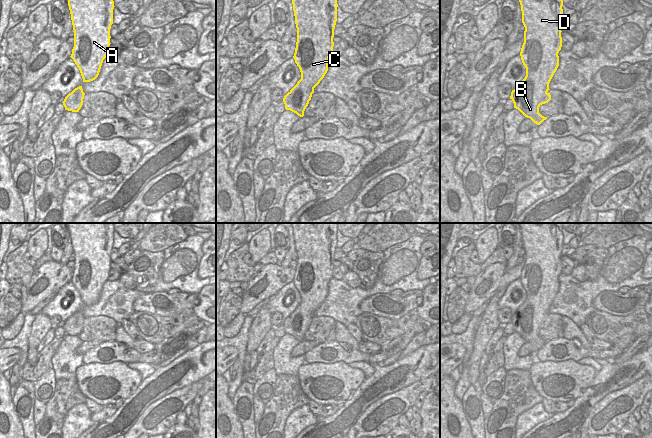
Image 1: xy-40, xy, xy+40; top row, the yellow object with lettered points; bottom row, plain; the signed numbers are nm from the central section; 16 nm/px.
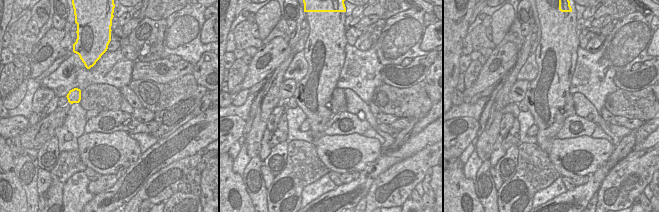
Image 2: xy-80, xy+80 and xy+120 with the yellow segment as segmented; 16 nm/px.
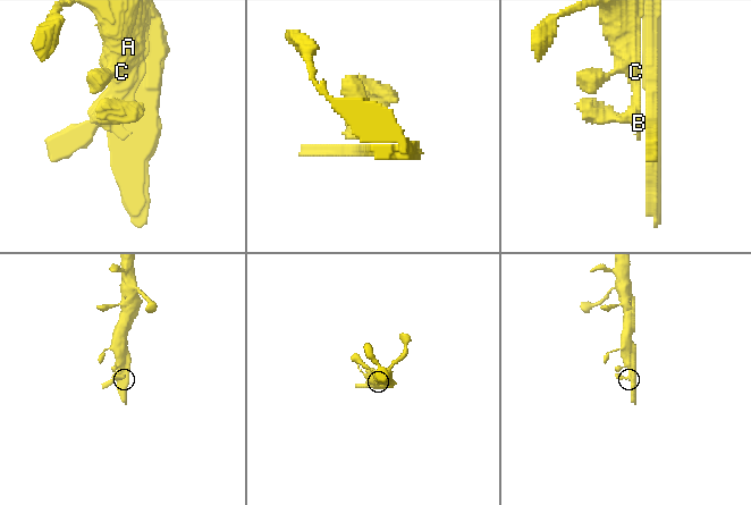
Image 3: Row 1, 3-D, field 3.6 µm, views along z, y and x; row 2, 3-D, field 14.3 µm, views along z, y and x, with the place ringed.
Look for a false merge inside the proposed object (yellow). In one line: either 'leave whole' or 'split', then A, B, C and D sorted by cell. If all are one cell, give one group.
leave whole; groups A B C D

